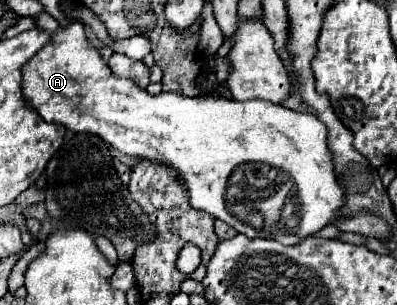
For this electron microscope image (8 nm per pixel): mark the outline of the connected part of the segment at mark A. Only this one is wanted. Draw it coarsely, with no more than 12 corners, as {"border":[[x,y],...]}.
{"border":[[74,19],[26,67],[48,123],[176,169],[192,207],[294,245],[338,215],[326,127],[154,97]]}

